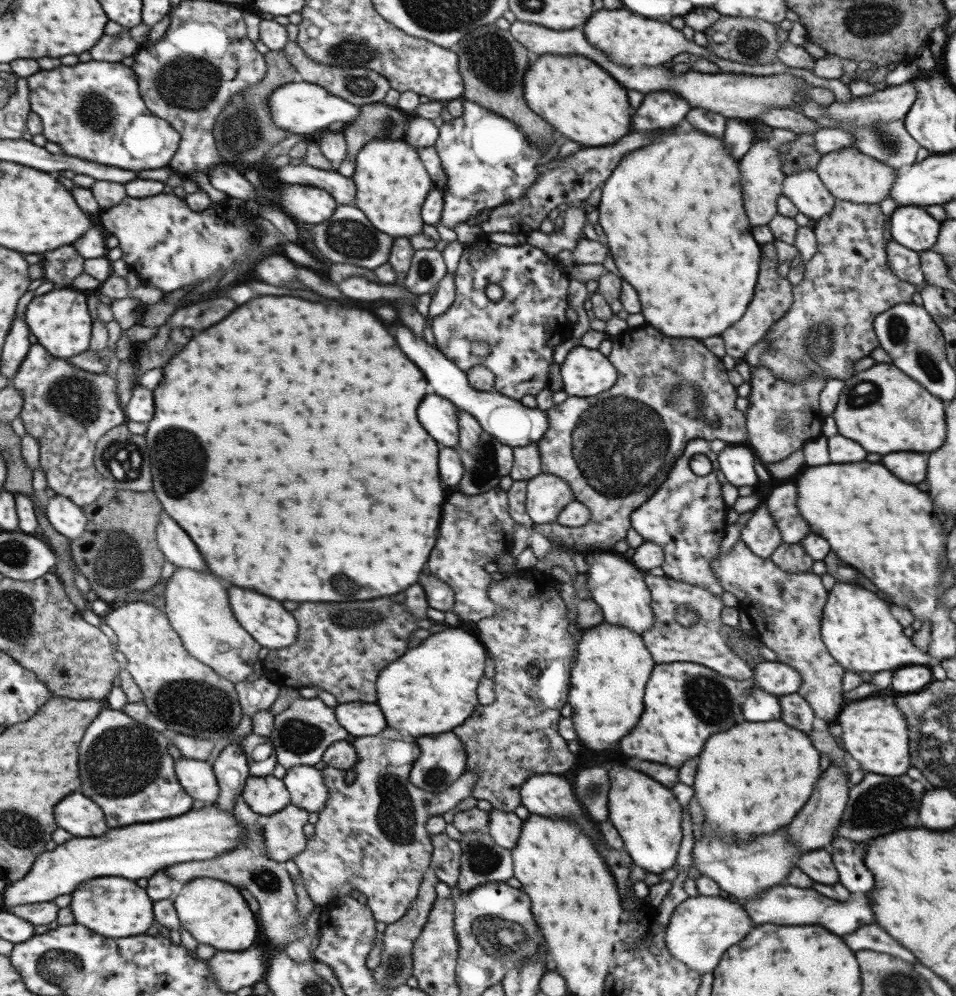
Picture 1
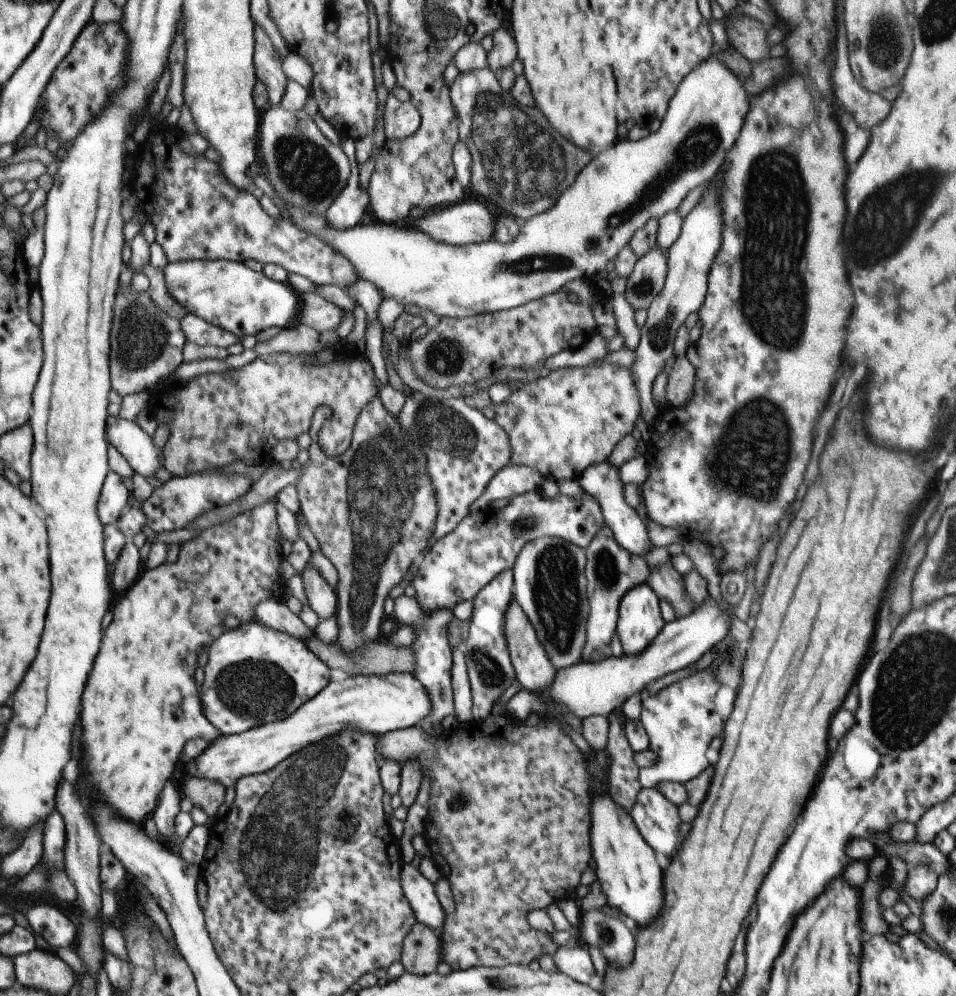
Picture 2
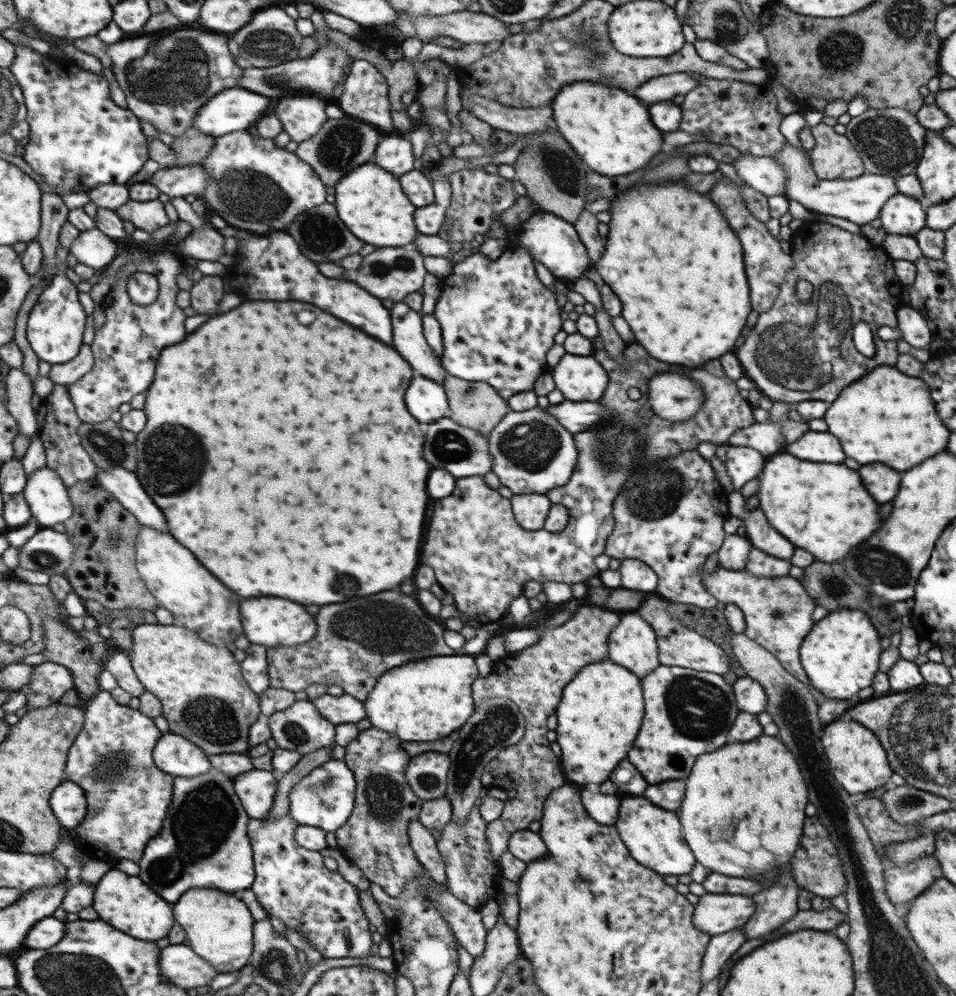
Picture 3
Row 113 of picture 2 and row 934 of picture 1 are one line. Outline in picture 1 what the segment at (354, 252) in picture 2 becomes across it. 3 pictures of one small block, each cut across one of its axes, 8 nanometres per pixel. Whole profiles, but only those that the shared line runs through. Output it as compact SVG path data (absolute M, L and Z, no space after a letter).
M699 894L687 897L677 904L668 919L664 932L665 947L674 959L701 975L711 973L721 954L729 946L737 944L753 928L745 909L735 904L735 900L730 897Z

